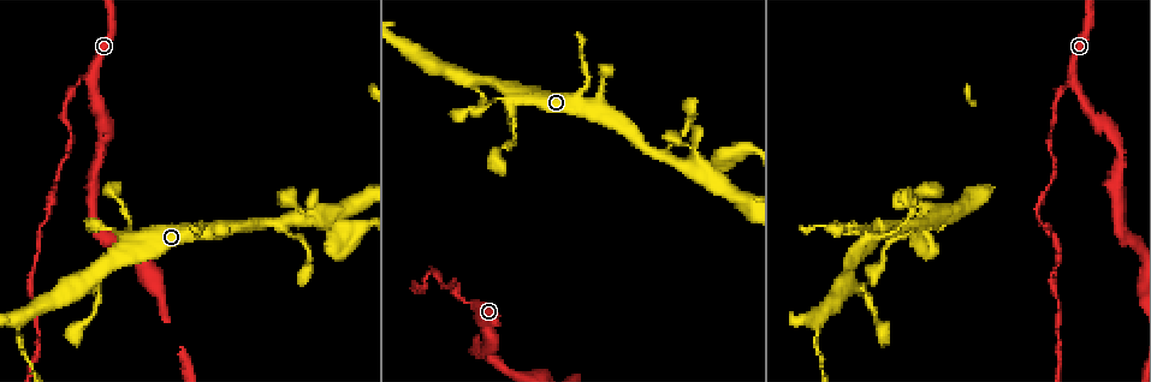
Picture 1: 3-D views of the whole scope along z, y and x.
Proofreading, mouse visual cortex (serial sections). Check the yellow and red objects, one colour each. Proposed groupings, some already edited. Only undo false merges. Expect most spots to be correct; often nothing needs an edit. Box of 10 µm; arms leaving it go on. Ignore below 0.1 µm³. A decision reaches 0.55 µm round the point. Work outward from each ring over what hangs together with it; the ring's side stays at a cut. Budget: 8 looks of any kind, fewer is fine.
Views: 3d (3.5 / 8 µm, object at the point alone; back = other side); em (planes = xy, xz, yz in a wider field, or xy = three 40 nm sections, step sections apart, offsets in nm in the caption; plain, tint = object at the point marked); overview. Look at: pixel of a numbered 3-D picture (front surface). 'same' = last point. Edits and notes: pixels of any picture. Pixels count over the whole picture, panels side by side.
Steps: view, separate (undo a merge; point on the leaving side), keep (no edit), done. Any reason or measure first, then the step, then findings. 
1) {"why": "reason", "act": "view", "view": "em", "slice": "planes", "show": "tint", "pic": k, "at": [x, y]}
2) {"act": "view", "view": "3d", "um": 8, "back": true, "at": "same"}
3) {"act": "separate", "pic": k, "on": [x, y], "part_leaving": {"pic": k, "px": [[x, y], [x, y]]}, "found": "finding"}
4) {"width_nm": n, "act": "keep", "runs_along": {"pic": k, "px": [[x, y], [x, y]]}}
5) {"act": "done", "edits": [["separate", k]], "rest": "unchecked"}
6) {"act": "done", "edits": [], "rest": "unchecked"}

{"why": "narrows sharply", "act": "view", "view": "3d", "um": 3.5, "pic": 1, "at": [83, 75]}

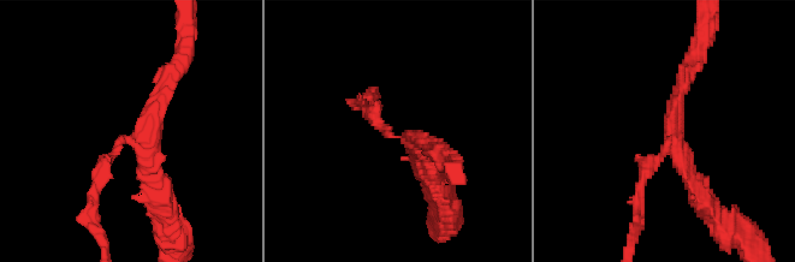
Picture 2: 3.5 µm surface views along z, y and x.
{"act": "separate", "pic": 2, "on": [646, 160], "part_leaving": {"pic": 2, "px": [[671, 137], [646, 171], [634, 233]]}, "found": "two cells meet here"}

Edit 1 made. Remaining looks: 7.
{"why": "sharp bend", "act": "view", "view": "3d", "um": 3.5, "pic": 1, "at": [517, 98]}

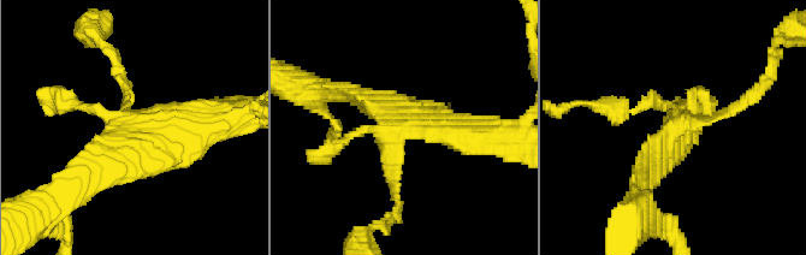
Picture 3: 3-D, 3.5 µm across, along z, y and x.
{"act": "view", "view": "em", "slice": "planes", "show": "tint", "pic": 3, "at": [676, 124]}

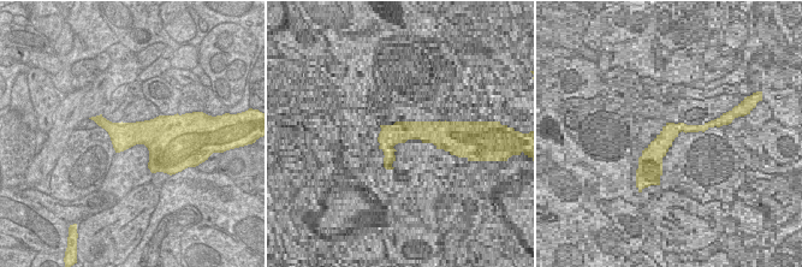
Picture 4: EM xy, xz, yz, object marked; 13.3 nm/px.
{"act": "keep", "runs_along": {"pic": 3, "px": [[480, 135], [395, 129], [395, 196]]}, "found": "all the same cell"}

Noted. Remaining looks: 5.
{"why": "sharp bend", "act": "view", "view": "3d", "um": 8, "pic": 1, "at": [406, 49]}

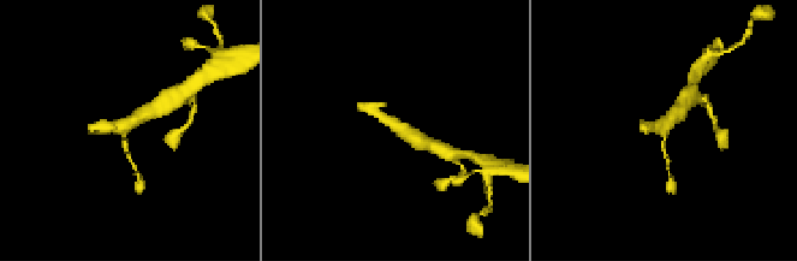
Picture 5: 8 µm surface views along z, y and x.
{"act": "view", "view": "3d", "um": 3.5, "at": "same"}

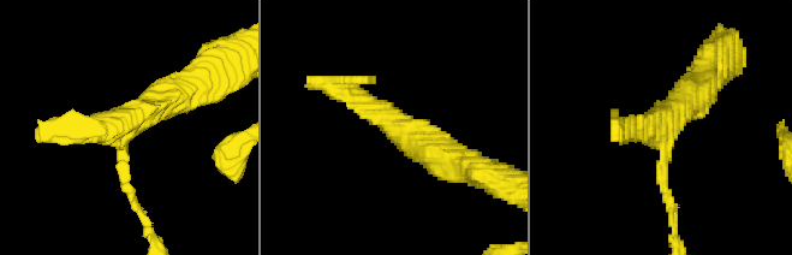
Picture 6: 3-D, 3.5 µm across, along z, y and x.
{"arms": 3, "arm_widths_nm": [150, 250, 450], "act": "view", "view": "em", "slice": "planes", "show": "tint", "pic": 6, "at": [123, 132]}

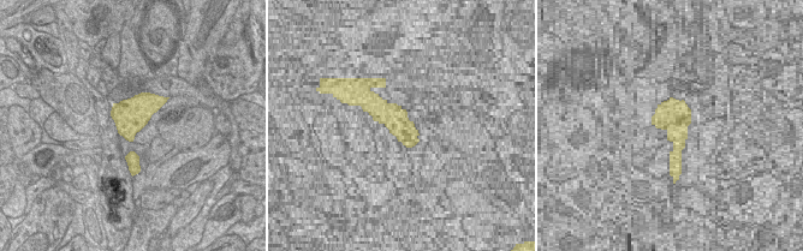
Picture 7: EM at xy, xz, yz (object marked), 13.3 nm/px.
{"act": "keep", "runs_along": {"pic": 6, "px": [[450, 160], [350, 93], [373, 83]]}, "found": "all the same cell"}

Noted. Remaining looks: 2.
{"act": "done", "edits": [["separate", 2]], "rest": "unchecked"}

